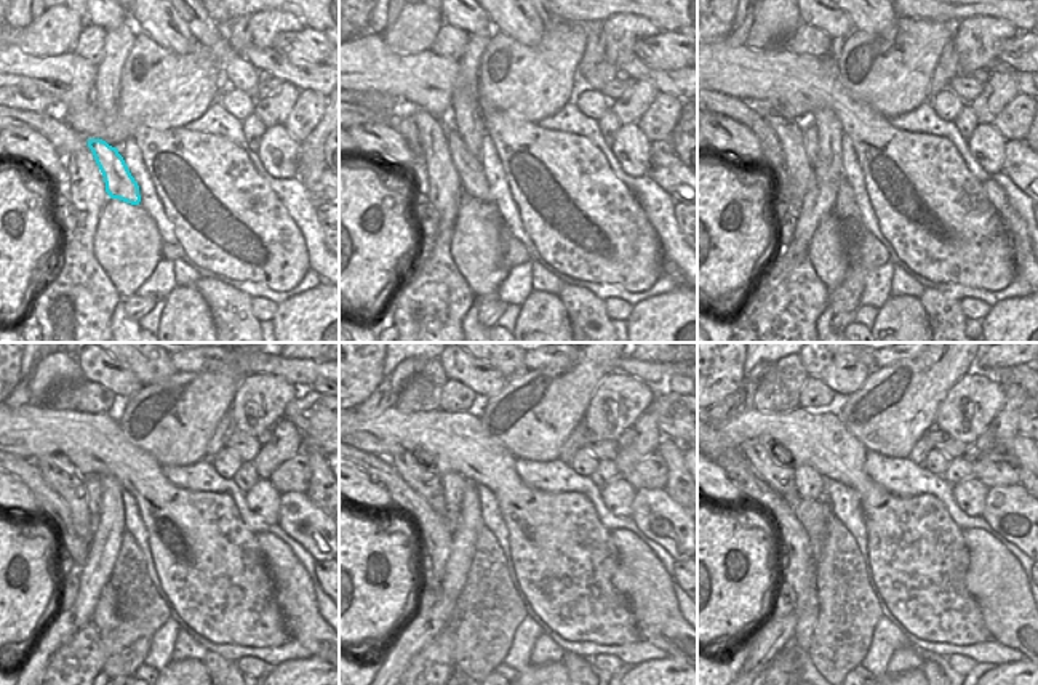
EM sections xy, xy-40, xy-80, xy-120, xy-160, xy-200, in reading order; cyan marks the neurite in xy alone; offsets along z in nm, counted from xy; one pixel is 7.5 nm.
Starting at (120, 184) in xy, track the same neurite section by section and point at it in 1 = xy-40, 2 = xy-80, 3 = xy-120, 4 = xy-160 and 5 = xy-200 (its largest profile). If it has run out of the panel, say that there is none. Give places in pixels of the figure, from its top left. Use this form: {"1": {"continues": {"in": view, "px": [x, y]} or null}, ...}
{"1": {"continues": {"in": "xy-40", "px": [471, 172]}}, "2": {"continues": {"in": "xy-80", "px": [810, 133]}}, "3": {"continues": {"in": "xy-120", "px": [91, 482]}}, "4": {"continues": {"in": "xy-160", "px": [453, 484]}}, "5": {"continues": {"in": "xy-200", "px": [810, 484]}}}

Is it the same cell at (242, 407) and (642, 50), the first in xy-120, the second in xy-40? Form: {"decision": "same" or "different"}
{"decision": "different"}

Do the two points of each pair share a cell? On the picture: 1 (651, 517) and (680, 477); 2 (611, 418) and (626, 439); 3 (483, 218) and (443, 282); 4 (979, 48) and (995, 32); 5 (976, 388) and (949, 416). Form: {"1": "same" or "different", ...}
{"1": "different", "2": "different", "3": "different", "4": "same", "5": "same"}

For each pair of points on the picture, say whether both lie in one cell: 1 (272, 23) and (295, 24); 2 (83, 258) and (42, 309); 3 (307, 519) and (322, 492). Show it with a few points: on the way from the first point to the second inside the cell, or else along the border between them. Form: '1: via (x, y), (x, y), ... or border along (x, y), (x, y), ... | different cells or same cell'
1: via (277, 23), (290, 23) | same cell
2: via (77, 272), (55, 295), (50, 295) | same cell
3: border along (304, 493), (322, 511) | different cells

